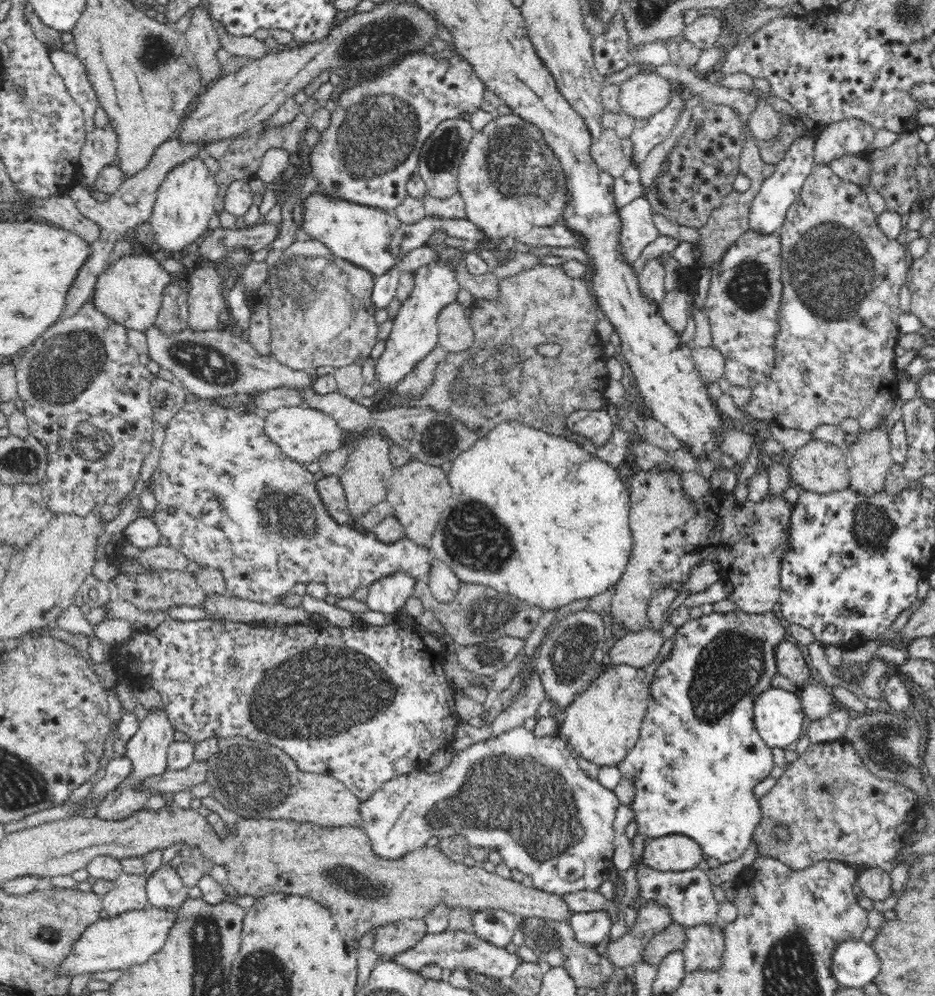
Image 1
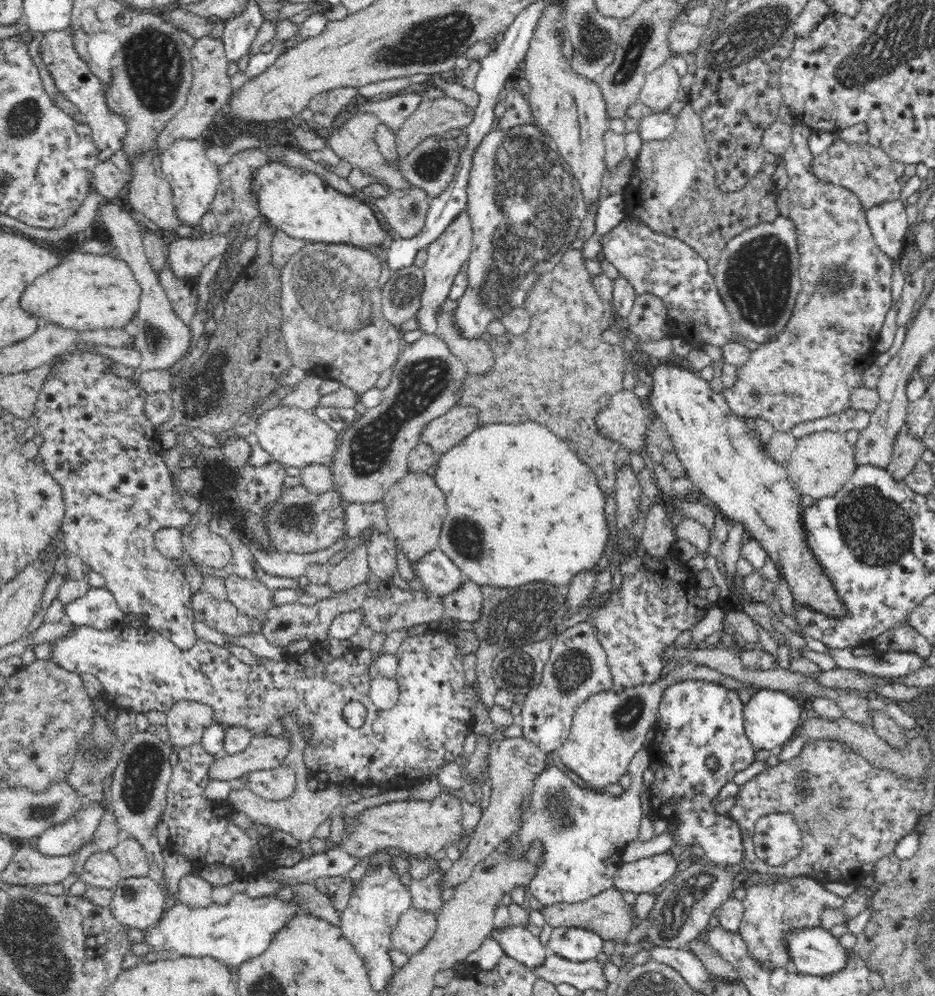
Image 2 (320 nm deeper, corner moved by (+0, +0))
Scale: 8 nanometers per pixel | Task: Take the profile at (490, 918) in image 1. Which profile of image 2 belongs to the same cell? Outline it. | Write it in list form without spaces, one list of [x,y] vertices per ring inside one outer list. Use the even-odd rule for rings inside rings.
[[[509,926],[492,935],[508,956],[532,969],[541,967],[548,956],[548,948],[526,927]]]

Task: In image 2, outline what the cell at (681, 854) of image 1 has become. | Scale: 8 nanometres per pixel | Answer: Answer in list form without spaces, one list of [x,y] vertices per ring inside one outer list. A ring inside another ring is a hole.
[[[670,852],[622,863],[613,879],[613,888],[634,894],[656,893],[675,877],[676,861]]]

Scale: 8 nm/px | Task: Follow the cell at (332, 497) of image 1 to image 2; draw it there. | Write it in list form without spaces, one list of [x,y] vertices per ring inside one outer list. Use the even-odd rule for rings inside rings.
[[[302,485],[284,488],[280,498],[262,514],[270,546],[280,552],[298,554],[310,554],[332,546],[346,534],[342,499],[335,488],[319,494],[310,492]]]

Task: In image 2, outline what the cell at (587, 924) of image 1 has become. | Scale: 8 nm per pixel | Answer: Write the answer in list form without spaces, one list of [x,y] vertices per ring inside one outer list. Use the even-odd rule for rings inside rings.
[[[552,927],[547,948],[556,954],[574,962],[596,959],[602,953],[604,942],[592,931],[576,927]]]

